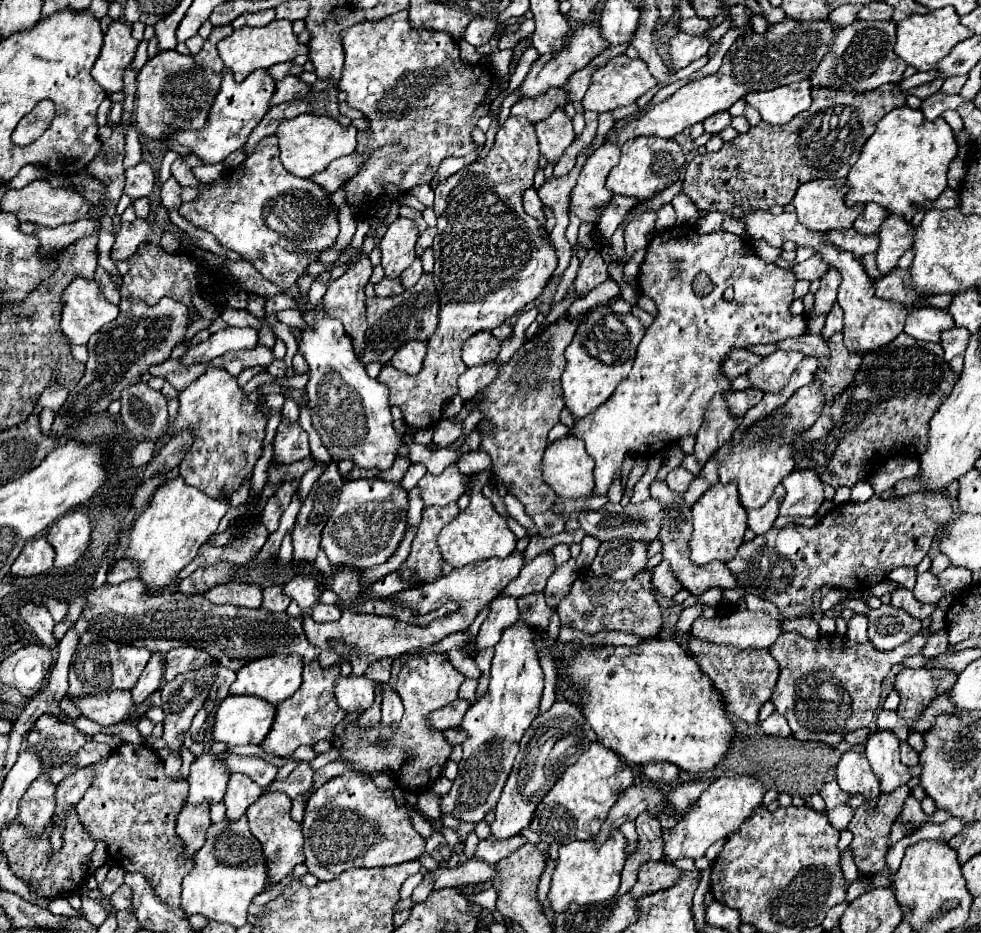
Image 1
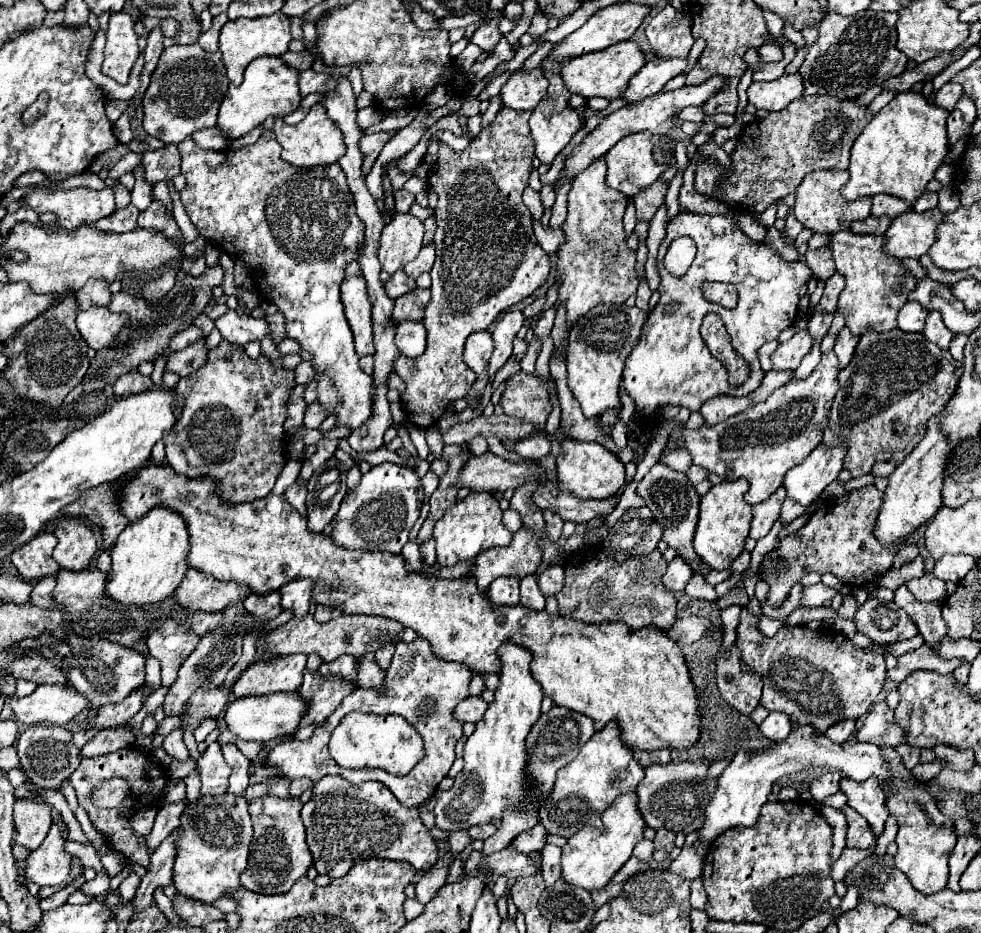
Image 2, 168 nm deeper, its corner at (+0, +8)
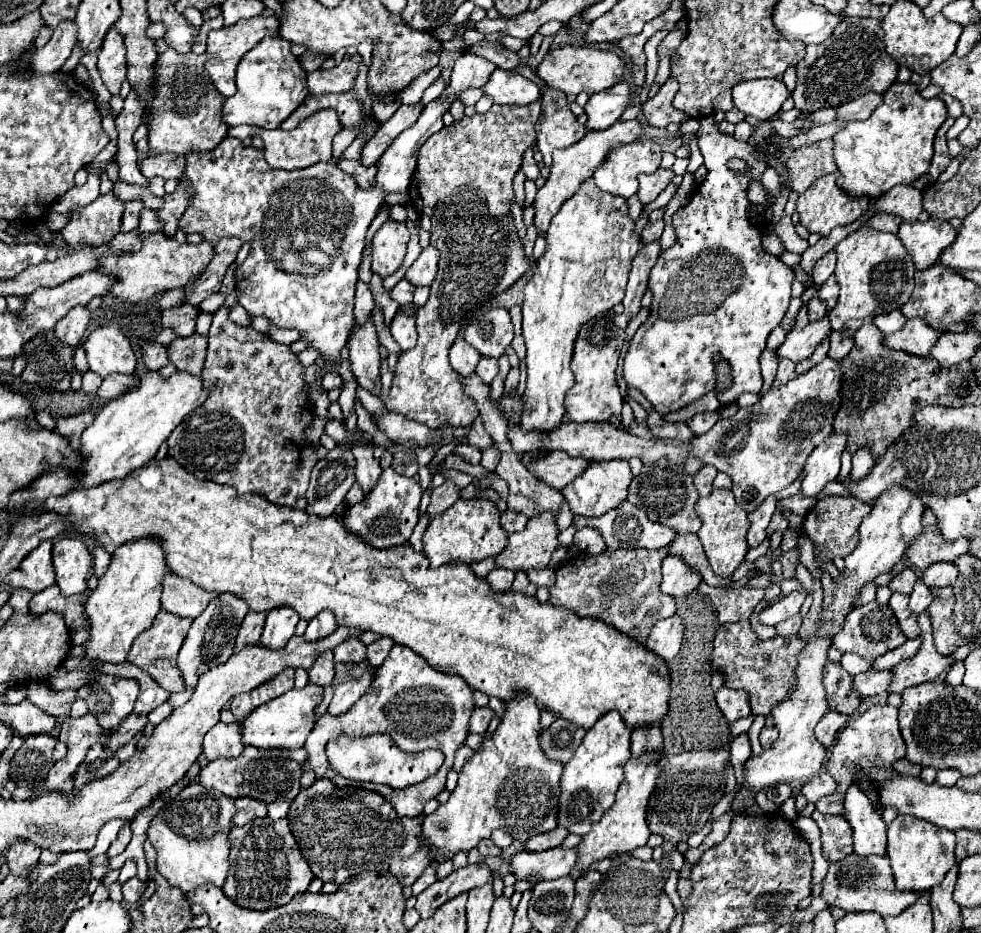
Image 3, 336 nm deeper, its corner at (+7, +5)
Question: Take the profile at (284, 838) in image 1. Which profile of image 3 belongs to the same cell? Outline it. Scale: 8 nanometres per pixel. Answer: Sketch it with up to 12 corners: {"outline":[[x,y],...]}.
{"outline":[[289,821],[229,833],[223,893],[267,911],[315,879]]}

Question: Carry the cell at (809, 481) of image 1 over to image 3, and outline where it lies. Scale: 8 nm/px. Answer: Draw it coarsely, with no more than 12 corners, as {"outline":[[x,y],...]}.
{"outline":[[831,433],[803,467],[803,495],[835,481],[847,435]]}

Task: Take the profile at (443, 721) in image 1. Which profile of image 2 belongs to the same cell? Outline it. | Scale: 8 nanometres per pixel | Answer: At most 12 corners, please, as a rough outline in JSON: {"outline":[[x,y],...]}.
{"outline":[[468,696],[456,706],[460,722],[478,722],[488,704],[480,696]]}

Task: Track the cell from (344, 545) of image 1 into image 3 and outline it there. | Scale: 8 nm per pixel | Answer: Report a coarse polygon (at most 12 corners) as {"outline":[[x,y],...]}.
{"outline":[[391,467],[343,515],[377,549],[405,545],[421,485]]}

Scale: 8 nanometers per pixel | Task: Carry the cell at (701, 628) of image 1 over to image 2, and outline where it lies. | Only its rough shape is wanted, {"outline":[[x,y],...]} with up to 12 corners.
{"outline":[[704,616],[676,620],[668,636],[692,644],[712,630]]}

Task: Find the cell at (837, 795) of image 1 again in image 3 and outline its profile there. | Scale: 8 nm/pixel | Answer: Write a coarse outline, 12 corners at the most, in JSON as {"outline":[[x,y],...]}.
{"outline":[[827,771],[817,773],[801,787],[801,795],[815,803],[835,791]]}

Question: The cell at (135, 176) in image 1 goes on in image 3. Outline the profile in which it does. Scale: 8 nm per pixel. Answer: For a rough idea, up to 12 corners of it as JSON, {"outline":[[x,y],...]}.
{"outline":[[173,153],[149,155],[141,163],[147,179],[181,179],[185,159]]}

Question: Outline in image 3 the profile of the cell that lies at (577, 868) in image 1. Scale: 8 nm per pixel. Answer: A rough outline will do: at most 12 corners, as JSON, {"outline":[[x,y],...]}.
{"outline":[[661,755],[629,759],[615,803],[577,847],[577,867],[647,843]]}

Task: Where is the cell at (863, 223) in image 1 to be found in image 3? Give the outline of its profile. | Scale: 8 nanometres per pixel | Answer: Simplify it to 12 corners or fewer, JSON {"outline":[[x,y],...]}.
{"outline":[[897,185],[877,201],[877,211],[915,221],[921,191]]}

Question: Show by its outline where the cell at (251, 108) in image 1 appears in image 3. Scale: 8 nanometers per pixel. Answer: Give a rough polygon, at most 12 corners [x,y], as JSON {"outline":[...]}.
{"outline":[[279,35],[237,67],[223,121],[275,129],[309,95]]}

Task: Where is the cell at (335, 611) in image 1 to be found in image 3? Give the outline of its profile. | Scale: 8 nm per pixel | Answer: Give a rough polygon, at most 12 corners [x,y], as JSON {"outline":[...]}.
{"outline":[[321,611],[309,621],[303,637],[317,641],[337,629],[335,617]]}

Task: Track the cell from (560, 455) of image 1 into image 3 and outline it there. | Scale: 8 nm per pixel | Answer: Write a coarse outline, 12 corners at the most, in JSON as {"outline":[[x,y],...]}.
{"outline":[[593,461],[561,493],[573,515],[627,501],[627,461]]}

